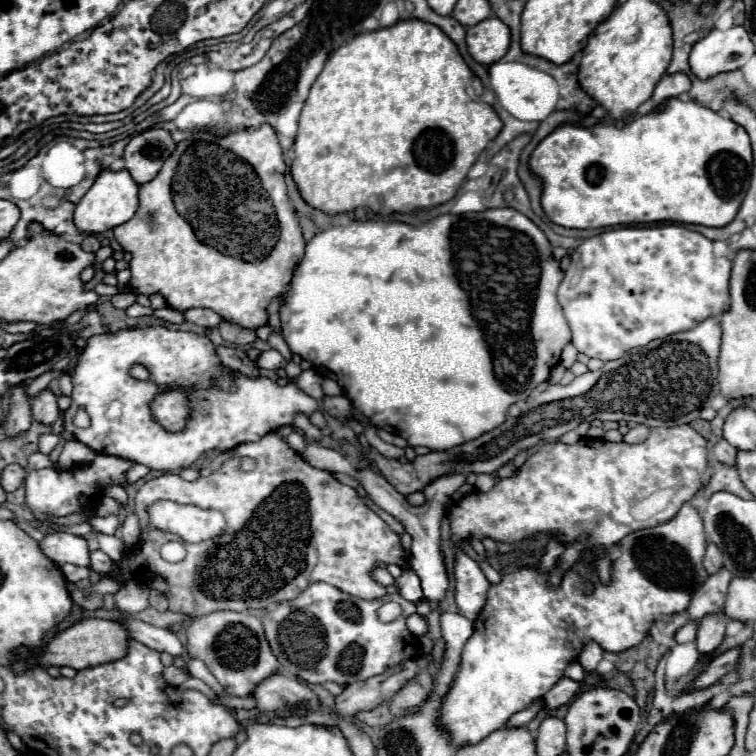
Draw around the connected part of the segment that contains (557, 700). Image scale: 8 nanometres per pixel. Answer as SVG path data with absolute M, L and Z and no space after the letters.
M560 678L560 680L550 688L550 692L544 696L546 708L554 710L554 708L558 708L558 706L562 706L562 704L568 704L568 702L574 698L574 694L578 692L580 686L582 686L582 684L570 680L570 678Z

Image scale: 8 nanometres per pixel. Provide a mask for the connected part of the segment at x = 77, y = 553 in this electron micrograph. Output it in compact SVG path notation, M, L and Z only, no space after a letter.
M54 532L46 534L44 540L38 544L42 548L42 554L54 560L54 564L76 564L76 566L88 566L90 552L88 544L82 536L70 534L70 532Z

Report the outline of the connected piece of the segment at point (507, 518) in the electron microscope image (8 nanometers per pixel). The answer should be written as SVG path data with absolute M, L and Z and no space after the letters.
M674 426L674 428L652 428L650 436L640 444L626 442L606 442L594 438L582 438L576 444L544 444L538 448L524 466L510 478L502 478L488 492L472 492L458 500L450 510L448 518L452 524L452 536L456 544L470 538L494 538L502 542L516 542L536 532L556 532L560 538L570 544L580 534L588 534L588 546L594 550L596 558L602 554L600 548L610 548L628 536L634 528L632 510L646 498L654 494L664 494L668 500L684 488L684 502L694 498L694 494L702 488L708 468L708 442L690 426Z

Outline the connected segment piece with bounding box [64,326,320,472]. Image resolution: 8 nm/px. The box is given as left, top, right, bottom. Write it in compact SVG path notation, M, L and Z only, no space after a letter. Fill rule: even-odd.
M148 326L148 328L124 328L118 332L106 332L100 336L88 338L88 346L82 352L78 366L72 374L72 406L64 412L66 430L74 434L74 438L88 448L92 448L98 454L112 454L122 456L124 460L144 464L150 470L170 472L170 470L182 470L192 466L204 452L208 450L234 450L238 444L254 442L266 436L268 432L276 432L282 426L288 426L294 422L296 414L310 416L320 406L314 398L304 394L294 382L288 382L286 386L276 384L274 380L266 376L248 378L240 372L230 370L224 366L216 354L216 346L206 338L198 336L194 332L182 332L182 330L170 330L166 326ZM132 364L142 364L148 368L150 378L148 380L134 380L128 370ZM174 388L186 388L188 390L188 406L190 406L190 420L182 432L166 432L162 424L158 424L152 418L150 404L152 400L168 390ZM78 408L84 408L90 416L88 428L74 426L74 416Z

